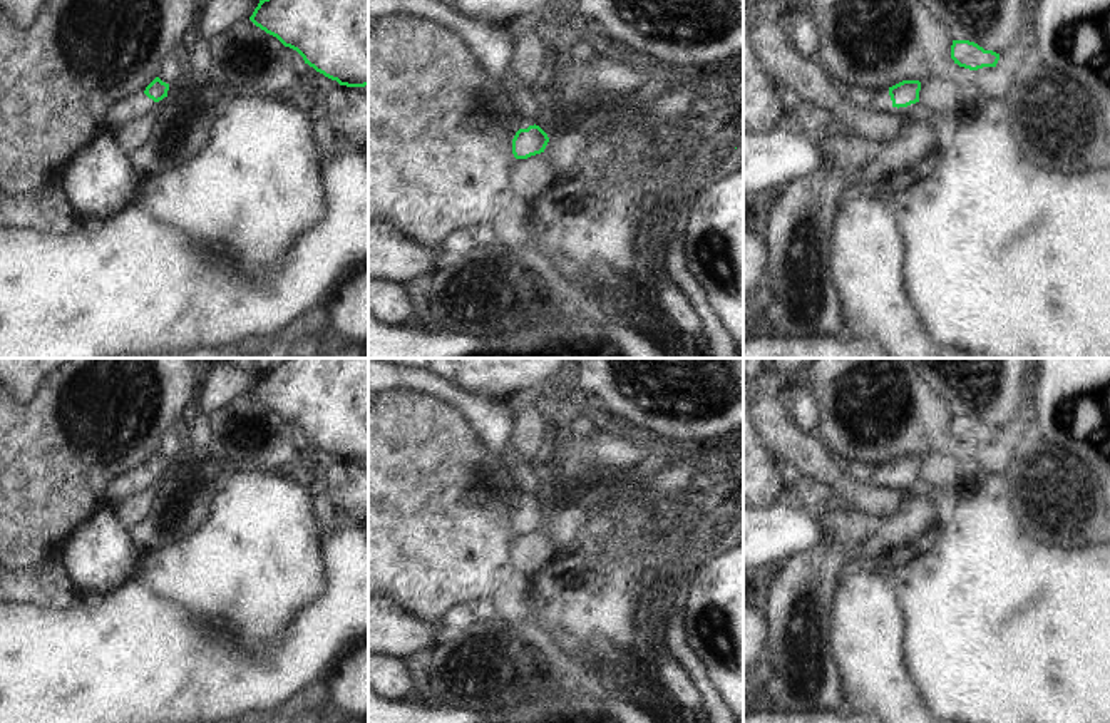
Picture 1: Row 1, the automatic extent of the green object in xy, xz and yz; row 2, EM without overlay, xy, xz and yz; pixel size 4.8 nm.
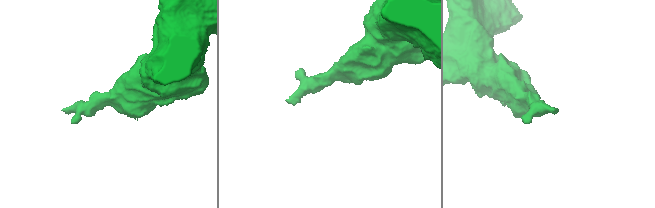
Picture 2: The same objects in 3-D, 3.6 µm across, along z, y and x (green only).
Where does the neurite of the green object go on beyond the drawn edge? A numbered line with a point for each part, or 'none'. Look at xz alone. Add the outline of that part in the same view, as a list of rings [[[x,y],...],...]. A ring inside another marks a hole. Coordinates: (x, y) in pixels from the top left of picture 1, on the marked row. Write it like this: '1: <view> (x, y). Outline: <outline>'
1: xz (518, 121). Outline: [[[516,114],[511,117],[511,124],[519,131],[519,129],[527,129],[529,126],[534,126],[536,122]]]

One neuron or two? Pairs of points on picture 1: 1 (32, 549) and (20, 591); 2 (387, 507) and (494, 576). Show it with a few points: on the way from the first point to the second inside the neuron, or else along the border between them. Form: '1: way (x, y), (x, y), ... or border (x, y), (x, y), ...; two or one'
1: border (44, 561), (17, 573); two
2: way (414, 509), (452, 548), (467, 558); one

